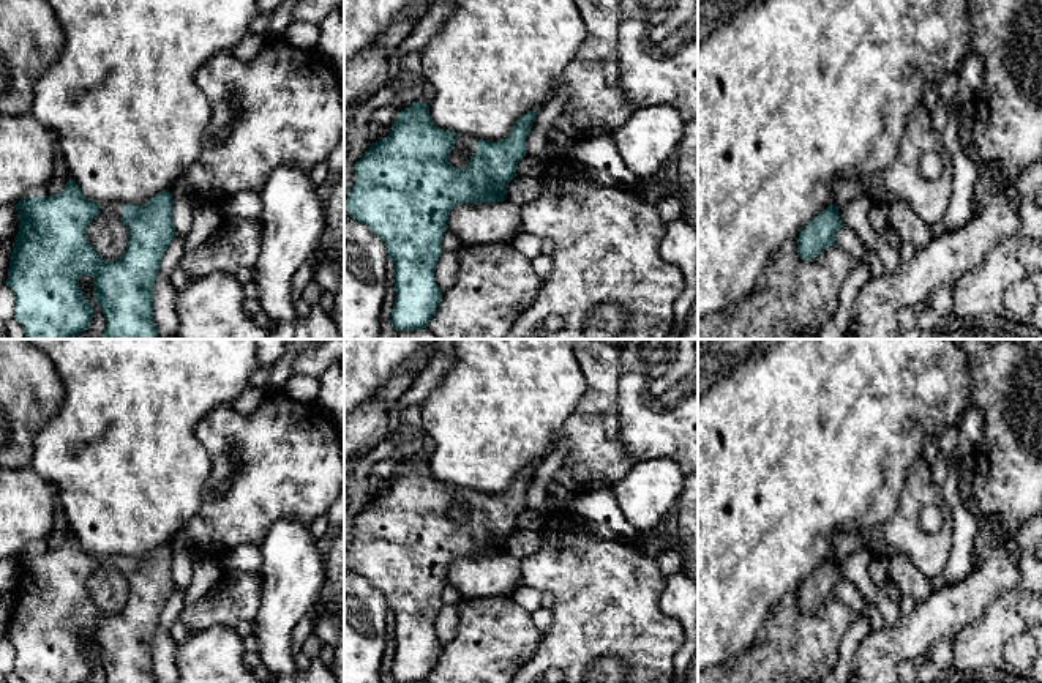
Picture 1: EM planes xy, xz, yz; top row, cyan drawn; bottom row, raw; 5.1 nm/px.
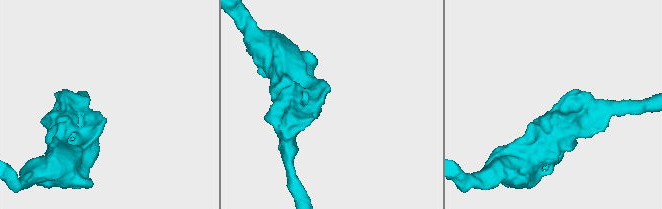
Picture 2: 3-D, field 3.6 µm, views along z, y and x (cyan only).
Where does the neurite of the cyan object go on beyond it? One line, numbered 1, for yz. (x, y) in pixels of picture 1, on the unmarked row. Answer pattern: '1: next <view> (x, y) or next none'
1: next none

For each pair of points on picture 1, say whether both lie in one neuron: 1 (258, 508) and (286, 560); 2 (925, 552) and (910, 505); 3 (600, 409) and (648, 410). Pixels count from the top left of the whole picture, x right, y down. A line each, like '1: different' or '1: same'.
1: different
2: same
3: different

